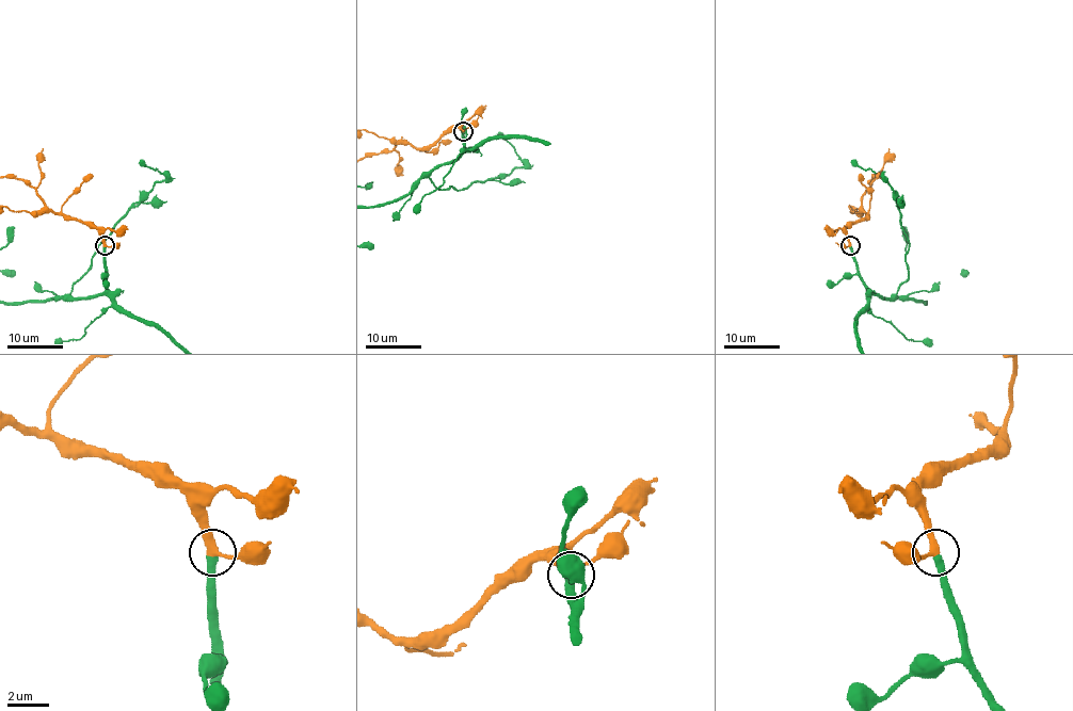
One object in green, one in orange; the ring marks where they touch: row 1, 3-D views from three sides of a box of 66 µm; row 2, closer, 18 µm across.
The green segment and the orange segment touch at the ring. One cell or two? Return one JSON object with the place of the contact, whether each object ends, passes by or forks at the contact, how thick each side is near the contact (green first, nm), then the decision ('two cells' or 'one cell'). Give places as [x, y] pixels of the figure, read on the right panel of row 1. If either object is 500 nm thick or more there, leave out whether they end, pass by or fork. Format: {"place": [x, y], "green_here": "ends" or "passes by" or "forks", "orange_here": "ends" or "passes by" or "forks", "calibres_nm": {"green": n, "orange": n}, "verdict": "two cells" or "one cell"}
{"place": [850, 245], "green_here": "ends", "orange_here": "passes by", "calibres_nm": {"green": 400, "orange": 320}, "verdict": "one cell"}

